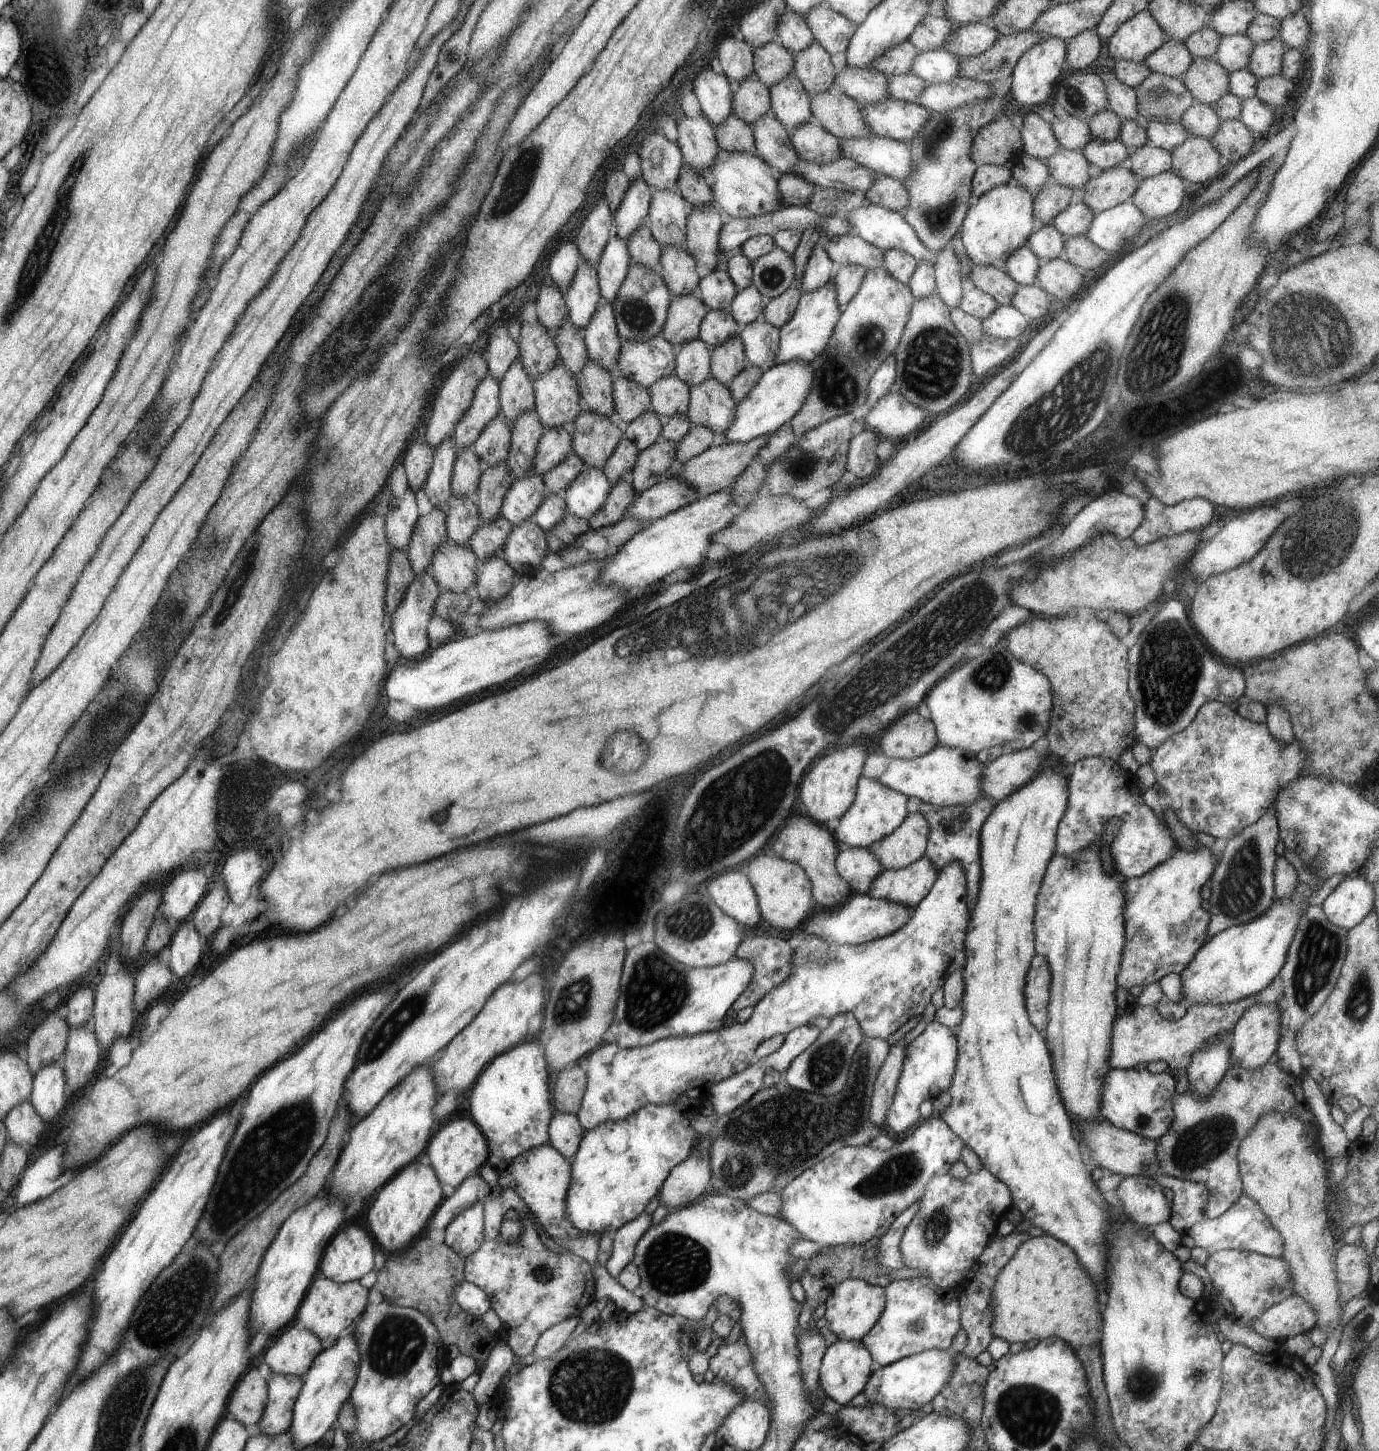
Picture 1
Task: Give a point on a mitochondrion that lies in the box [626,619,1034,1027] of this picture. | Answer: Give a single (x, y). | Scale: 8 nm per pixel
(755, 798)

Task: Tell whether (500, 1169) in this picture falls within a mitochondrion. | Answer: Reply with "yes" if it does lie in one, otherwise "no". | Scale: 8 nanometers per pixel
no

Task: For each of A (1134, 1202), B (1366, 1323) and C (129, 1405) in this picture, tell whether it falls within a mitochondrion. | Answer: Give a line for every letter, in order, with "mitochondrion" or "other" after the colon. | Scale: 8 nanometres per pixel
A: other
B: mitochondrion
C: mitochondrion

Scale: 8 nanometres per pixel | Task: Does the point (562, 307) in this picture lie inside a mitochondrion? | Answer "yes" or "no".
no

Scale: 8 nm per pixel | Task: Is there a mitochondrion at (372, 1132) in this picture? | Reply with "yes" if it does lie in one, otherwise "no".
no

